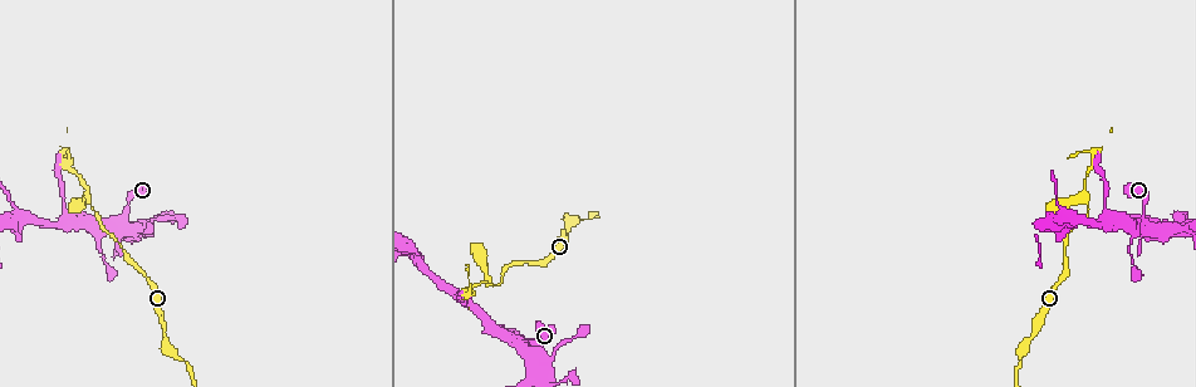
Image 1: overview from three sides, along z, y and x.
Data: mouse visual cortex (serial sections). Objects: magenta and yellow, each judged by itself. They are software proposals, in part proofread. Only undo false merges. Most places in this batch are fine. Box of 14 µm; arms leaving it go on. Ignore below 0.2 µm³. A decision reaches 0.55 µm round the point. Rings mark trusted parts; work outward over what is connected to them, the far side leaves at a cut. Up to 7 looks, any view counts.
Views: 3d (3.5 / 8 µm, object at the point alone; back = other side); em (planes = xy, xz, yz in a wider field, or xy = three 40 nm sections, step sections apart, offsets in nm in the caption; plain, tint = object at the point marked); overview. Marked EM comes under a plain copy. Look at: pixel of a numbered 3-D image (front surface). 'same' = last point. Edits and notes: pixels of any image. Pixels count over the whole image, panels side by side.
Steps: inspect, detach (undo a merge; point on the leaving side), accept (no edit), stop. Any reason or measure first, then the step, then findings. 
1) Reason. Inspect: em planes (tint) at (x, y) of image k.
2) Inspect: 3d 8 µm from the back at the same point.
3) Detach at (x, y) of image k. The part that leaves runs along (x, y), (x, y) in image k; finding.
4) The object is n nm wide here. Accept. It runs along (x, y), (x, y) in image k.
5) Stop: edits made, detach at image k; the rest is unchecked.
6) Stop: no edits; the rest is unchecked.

Narrows sharply. Inspect: em xy step 5 (tint) at (1056, 196) of image 1.

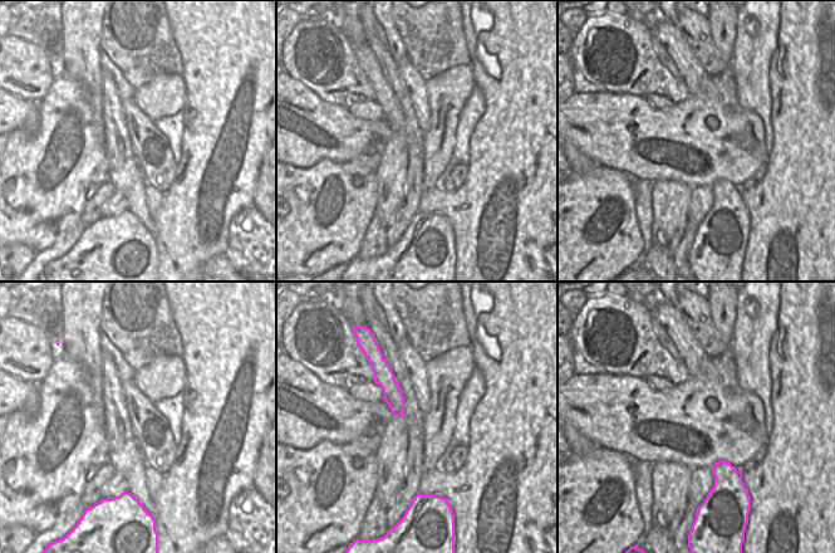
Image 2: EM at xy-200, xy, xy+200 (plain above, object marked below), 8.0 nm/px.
Wider look. Inspect: 3d 3.5 µm from the back at the same point.

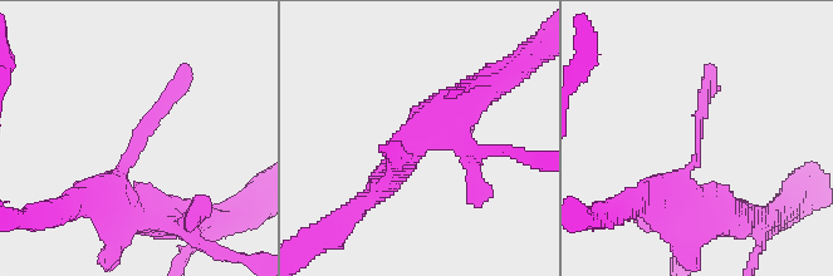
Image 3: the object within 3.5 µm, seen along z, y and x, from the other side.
The arms are 100, 350 nm wide. Accept. One cell here.

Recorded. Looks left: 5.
Narrows sharply. Inspect: 3d 3.5 µm at (93, 206) of image 1.

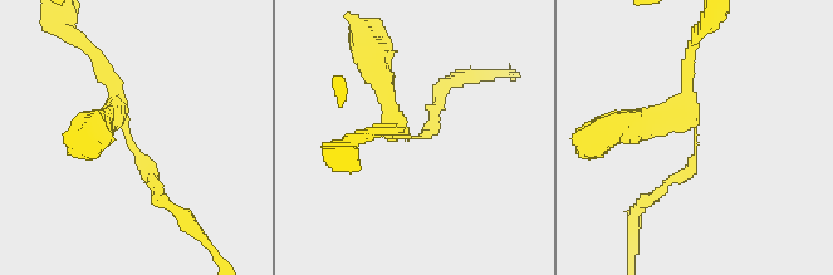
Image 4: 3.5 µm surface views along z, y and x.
Now the EM. Inspect: em xy step 2 (tint) at (417, 138) of image 4.

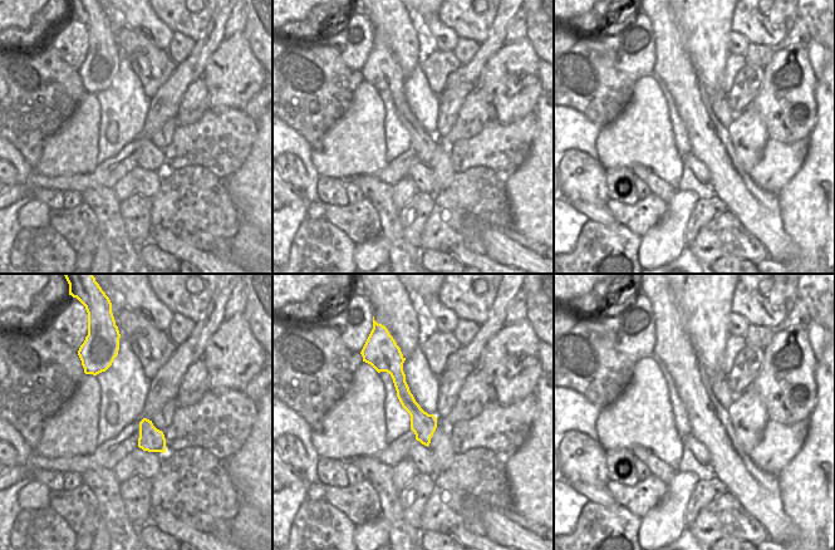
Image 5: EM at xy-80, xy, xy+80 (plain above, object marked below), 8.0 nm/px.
Inspect: em xy step 3 (tint) at the same point.

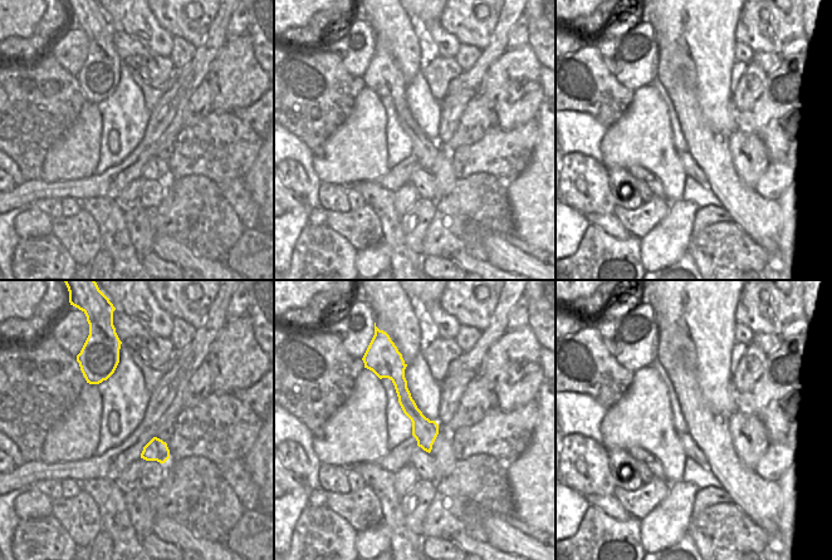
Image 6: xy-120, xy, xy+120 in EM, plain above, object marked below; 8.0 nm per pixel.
Accept. It runs along (396, 358), (405, 401), (427, 447) in image 6; all the same cell.

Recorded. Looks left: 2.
Three-way junction. Inspect: 3d 3.5 µm at (1175, 229) of image 1.

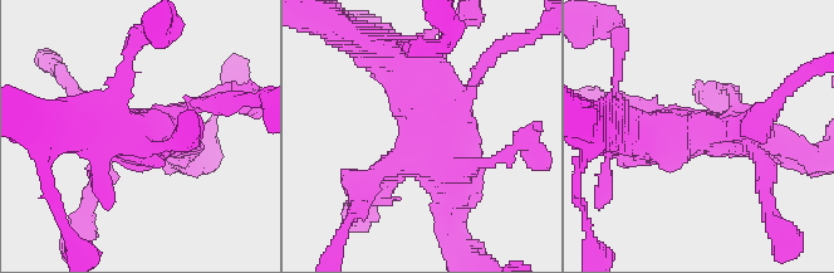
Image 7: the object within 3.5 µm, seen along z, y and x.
Shape alone is not enough. Inspect: em planes (tint) at (699, 130) of image 7.

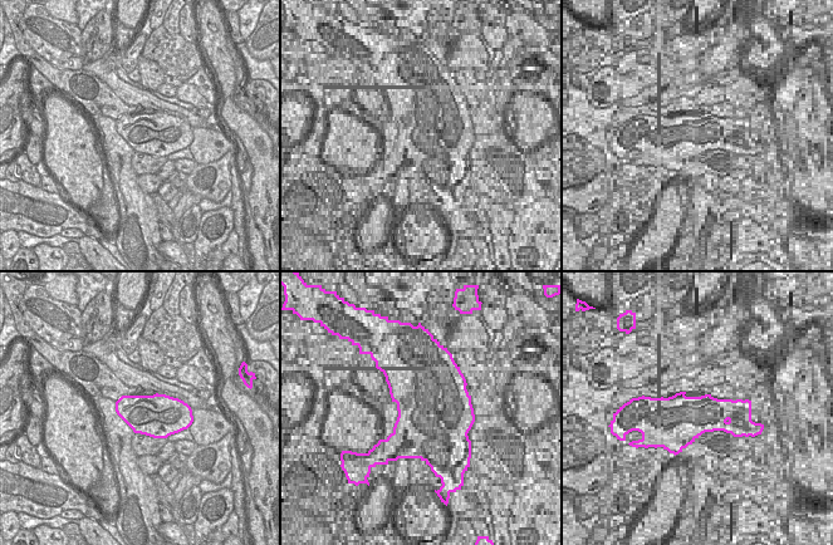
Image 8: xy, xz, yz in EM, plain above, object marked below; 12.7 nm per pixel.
Accept. It runs along (393, 50), (470, 166) in image 7; all the same cell.

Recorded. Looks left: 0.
Stop: no edits; the rest is unchecked.

